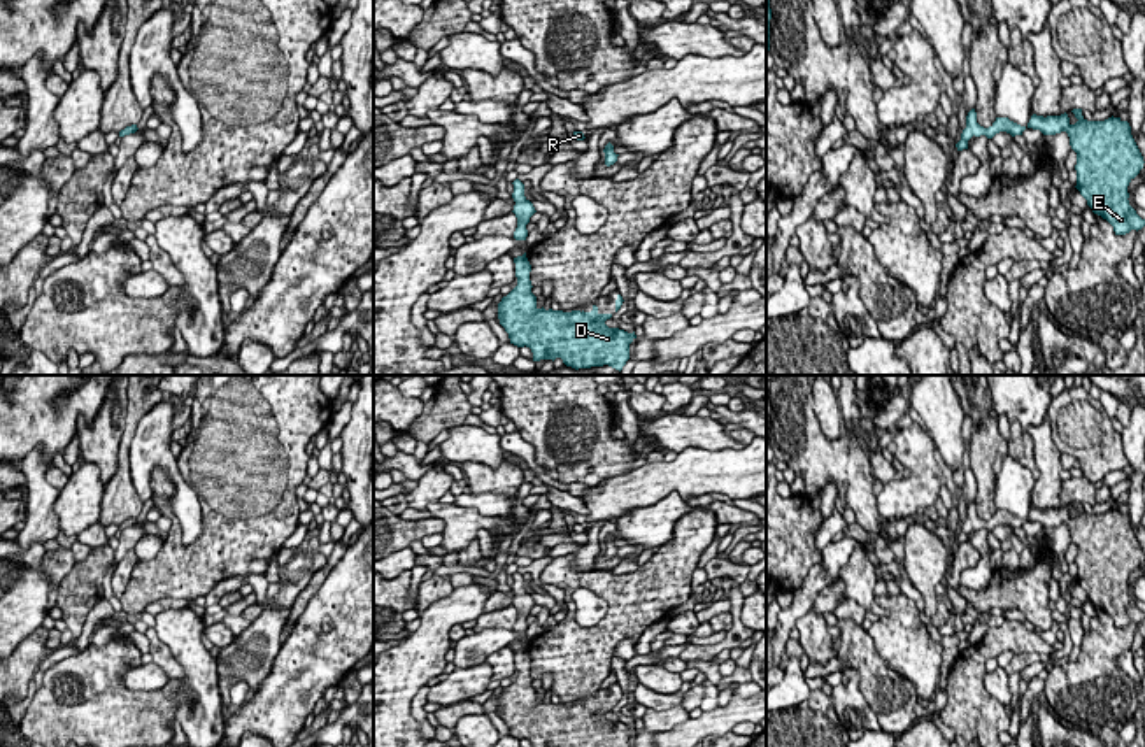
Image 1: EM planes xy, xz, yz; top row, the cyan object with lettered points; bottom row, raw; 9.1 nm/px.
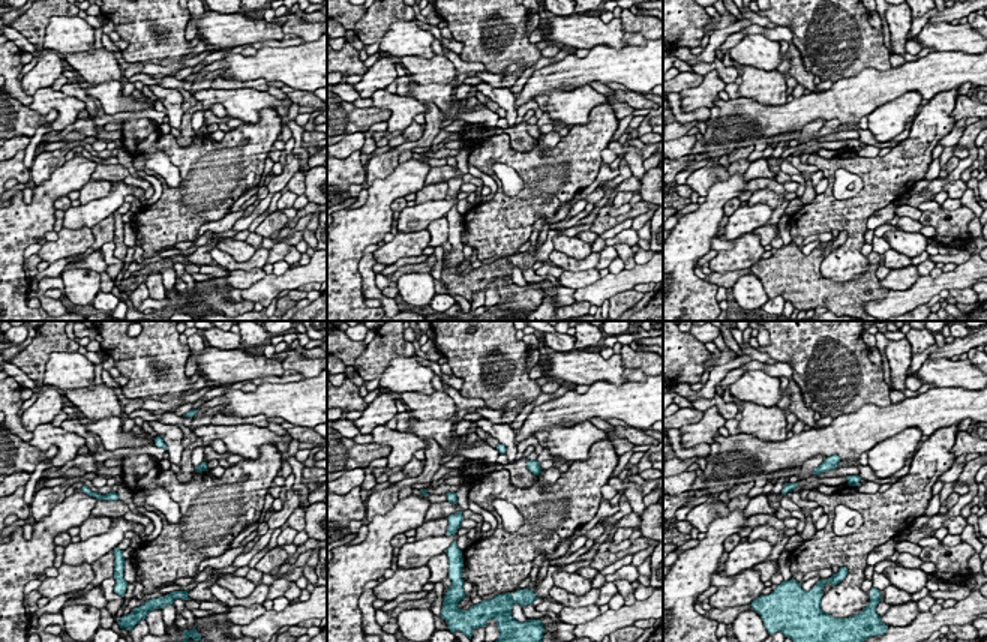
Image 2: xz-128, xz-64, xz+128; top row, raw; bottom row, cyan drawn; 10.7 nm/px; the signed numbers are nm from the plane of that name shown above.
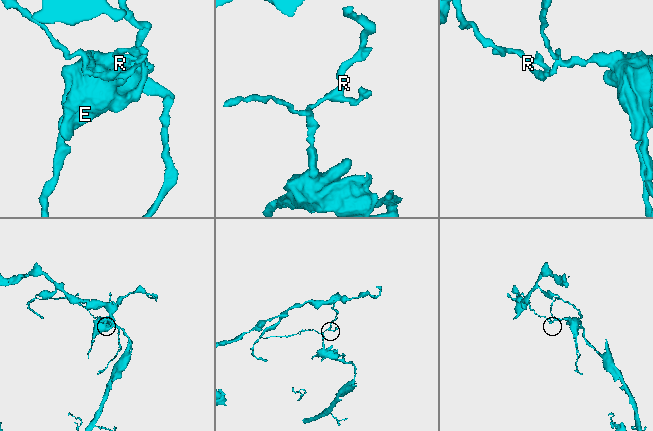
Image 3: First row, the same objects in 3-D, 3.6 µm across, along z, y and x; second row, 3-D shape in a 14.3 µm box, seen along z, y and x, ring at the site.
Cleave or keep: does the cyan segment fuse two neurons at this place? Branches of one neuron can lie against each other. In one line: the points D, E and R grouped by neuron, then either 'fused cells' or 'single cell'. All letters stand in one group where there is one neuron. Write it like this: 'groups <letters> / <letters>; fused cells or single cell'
groups D E / R; fused cells

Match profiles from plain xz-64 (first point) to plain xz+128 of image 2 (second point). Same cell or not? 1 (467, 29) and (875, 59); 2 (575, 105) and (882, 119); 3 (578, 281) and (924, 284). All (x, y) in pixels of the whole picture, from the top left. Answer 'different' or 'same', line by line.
1: same
2: same
3: different

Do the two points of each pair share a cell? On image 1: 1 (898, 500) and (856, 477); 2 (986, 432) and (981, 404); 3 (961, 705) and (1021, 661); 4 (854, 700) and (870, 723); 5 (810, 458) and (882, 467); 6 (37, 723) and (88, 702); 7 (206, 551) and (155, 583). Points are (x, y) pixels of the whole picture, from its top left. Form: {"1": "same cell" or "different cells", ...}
{"1": "different cells", "2": "different cells", "3": "different cells", "4": "same cell", "5": "different cells", "6": "same cell", "7": "same cell"}

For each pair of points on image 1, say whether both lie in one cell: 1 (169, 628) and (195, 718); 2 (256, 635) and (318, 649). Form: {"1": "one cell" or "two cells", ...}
{"1": "one cell", "2": "two cells"}

